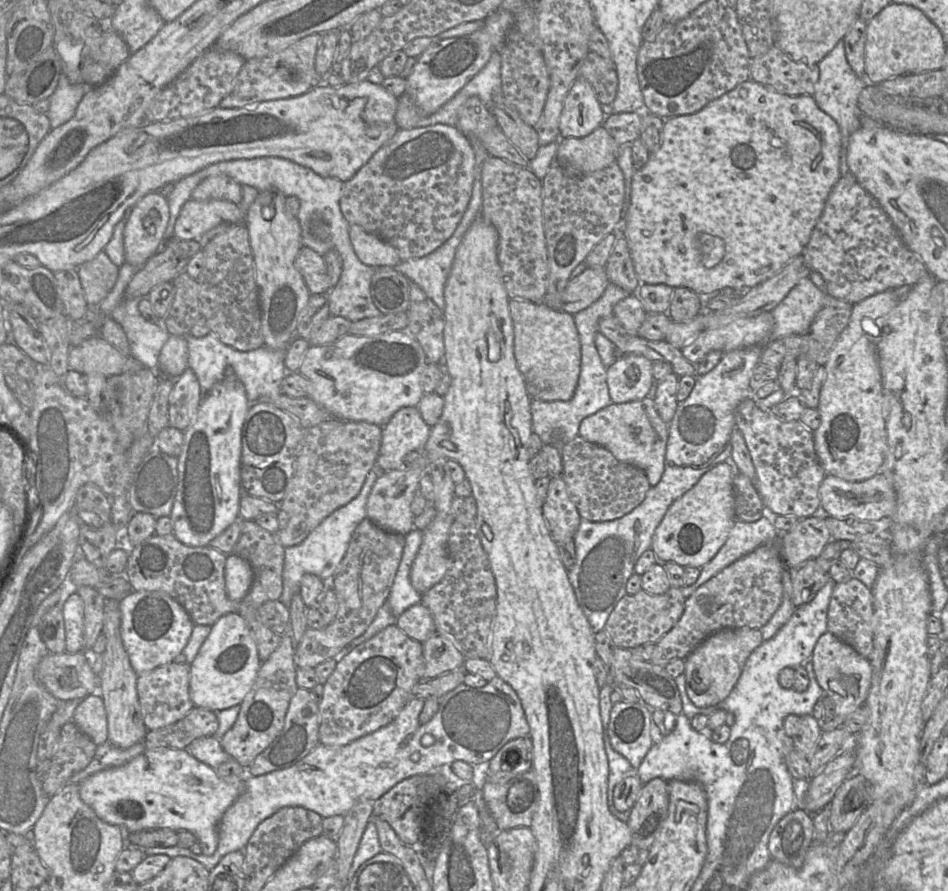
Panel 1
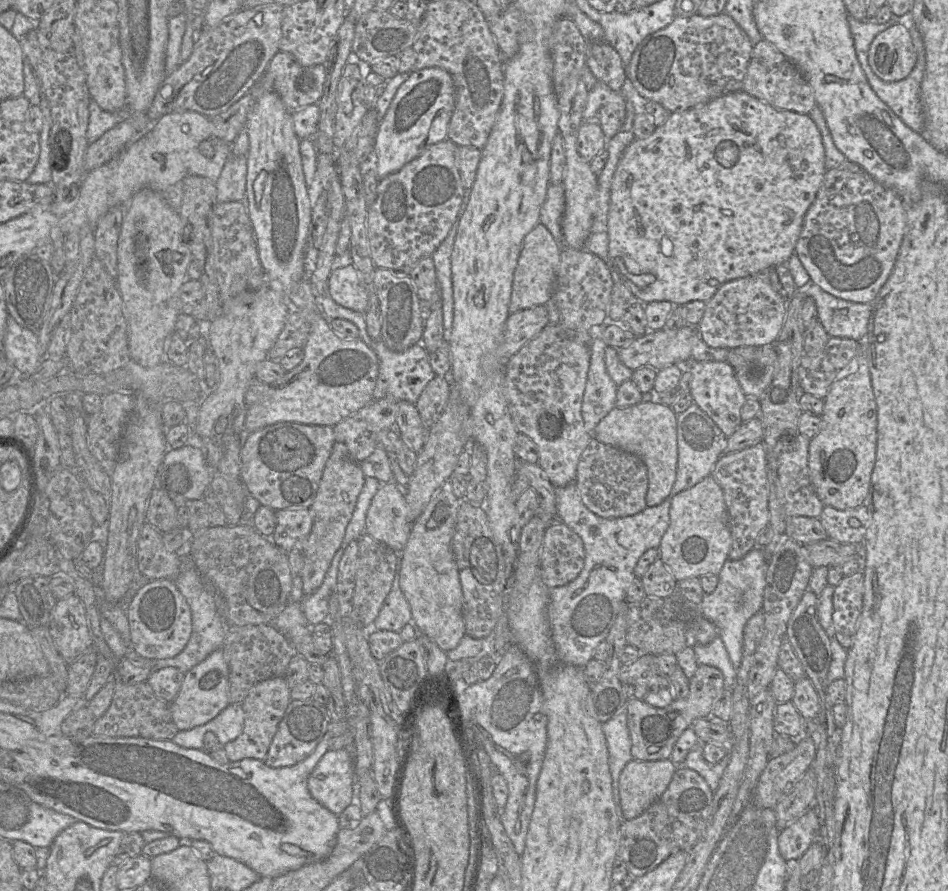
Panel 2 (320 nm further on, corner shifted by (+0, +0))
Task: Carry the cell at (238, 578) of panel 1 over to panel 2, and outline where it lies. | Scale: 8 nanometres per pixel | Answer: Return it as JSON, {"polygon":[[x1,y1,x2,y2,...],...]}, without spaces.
{"polygon":[[220,648,185,674,178,695,170,703,170,712,178,730,184,731,206,724,229,704,229,667]]}

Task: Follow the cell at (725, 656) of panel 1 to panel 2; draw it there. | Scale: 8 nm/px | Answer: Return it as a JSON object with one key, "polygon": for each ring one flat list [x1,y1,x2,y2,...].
{"polygon":[[698,664,688,681,688,695,673,700,666,707,653,707,637,698,627,699,627,726,631,739,631,756,634,760,654,761,669,759,681,733,690,728,695,719,709,718,715,702,724,690,722,672,710,665]]}

